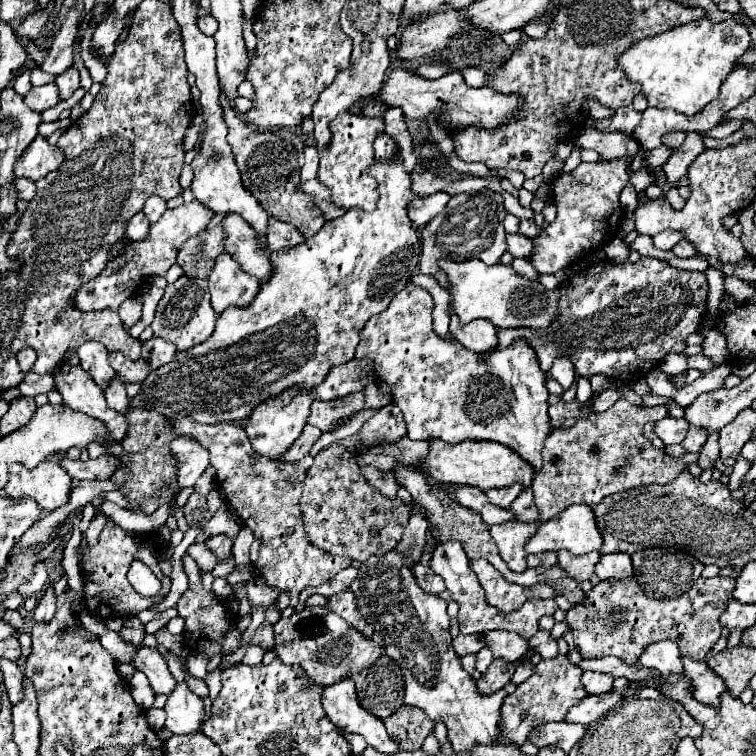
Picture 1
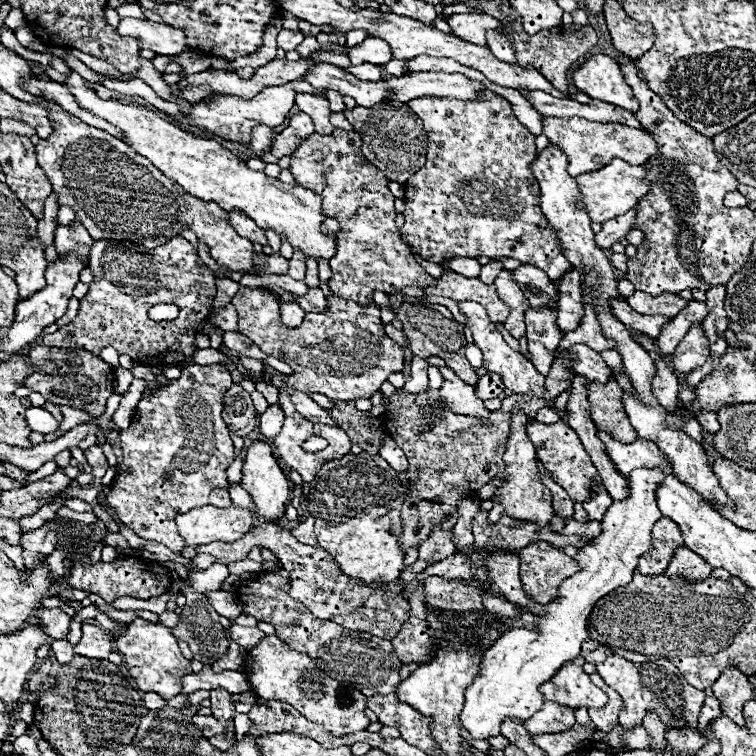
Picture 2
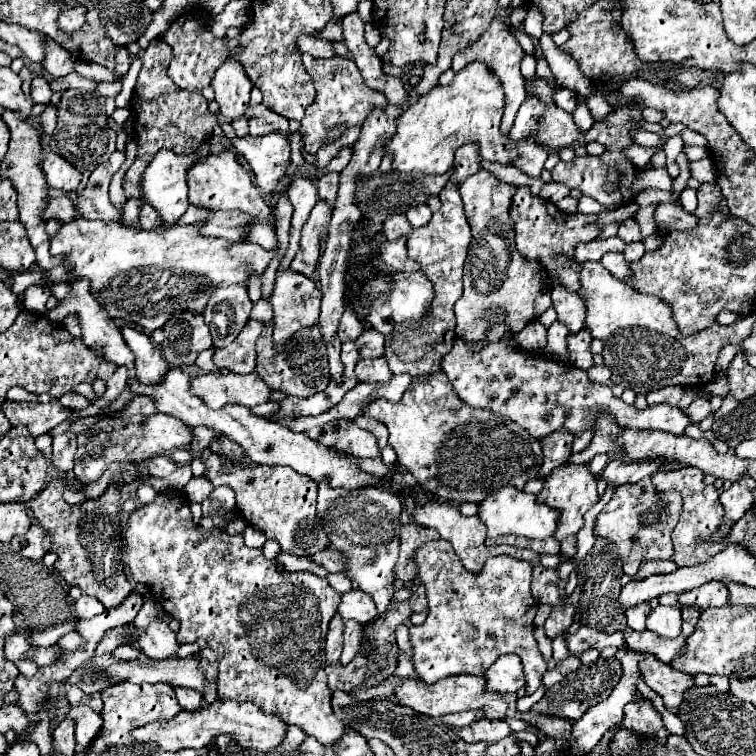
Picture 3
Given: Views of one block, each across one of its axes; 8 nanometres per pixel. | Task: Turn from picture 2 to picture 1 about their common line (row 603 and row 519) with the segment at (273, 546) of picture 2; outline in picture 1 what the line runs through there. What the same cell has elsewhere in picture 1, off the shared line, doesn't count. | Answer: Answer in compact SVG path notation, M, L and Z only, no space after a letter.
M332 444L314 456L314 464L306 472L300 512L304 532L314 546L358 562L390 552L398 544L402 528L410 518L410 510L400 498L380 496L380 492L368 484L356 464L354 452L344 444Z

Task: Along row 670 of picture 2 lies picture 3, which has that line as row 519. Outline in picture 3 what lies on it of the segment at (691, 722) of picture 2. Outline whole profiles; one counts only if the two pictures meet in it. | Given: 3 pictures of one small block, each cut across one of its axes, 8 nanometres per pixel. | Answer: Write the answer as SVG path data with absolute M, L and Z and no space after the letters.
M644 476L636 484L622 484L614 498L598 514L594 534L616 544L624 562L624 574L634 576L644 560L670 560L674 546L670 534L682 516L682 494L676 490L656 492L650 476Z

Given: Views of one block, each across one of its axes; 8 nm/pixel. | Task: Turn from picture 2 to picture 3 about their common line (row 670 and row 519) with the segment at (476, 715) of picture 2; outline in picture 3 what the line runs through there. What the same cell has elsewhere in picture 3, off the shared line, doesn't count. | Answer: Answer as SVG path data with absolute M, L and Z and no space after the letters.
M510 486L498 488L498 492L492 492L478 504L478 518L486 524L488 536L504 536L504 534L514 534L514 536L526 536L530 540L544 540L554 534L556 522L558 522L558 512L548 508L546 504L536 504L536 494L520 492Z

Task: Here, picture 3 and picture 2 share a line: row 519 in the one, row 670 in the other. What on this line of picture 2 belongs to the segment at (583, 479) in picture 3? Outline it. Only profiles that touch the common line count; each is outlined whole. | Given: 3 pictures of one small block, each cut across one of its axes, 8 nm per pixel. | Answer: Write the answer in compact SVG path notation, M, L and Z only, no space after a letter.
M572 662L564 664L548 682L544 682L540 692L544 694L544 700L570 708L602 708L602 704L608 700L608 696L590 680L590 676Z

